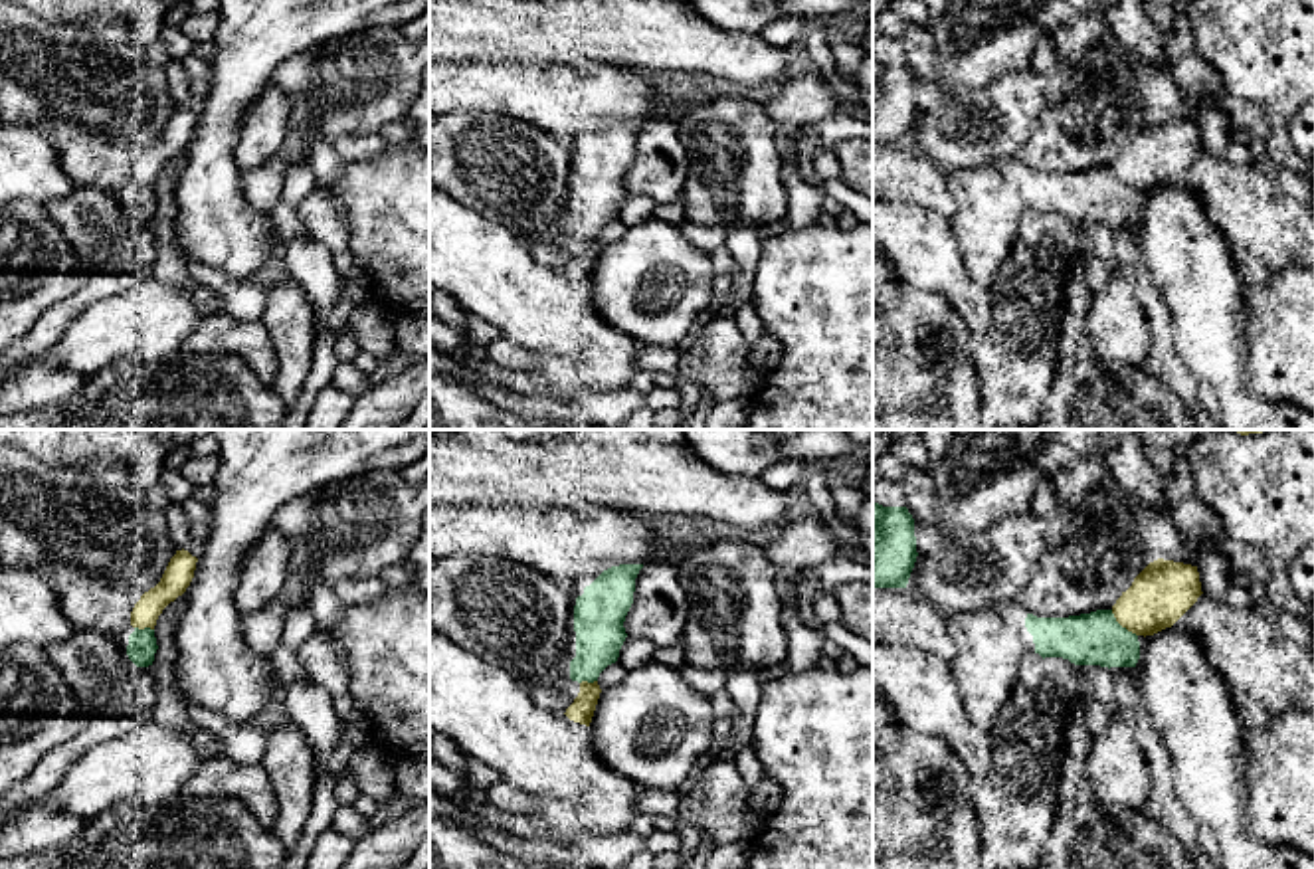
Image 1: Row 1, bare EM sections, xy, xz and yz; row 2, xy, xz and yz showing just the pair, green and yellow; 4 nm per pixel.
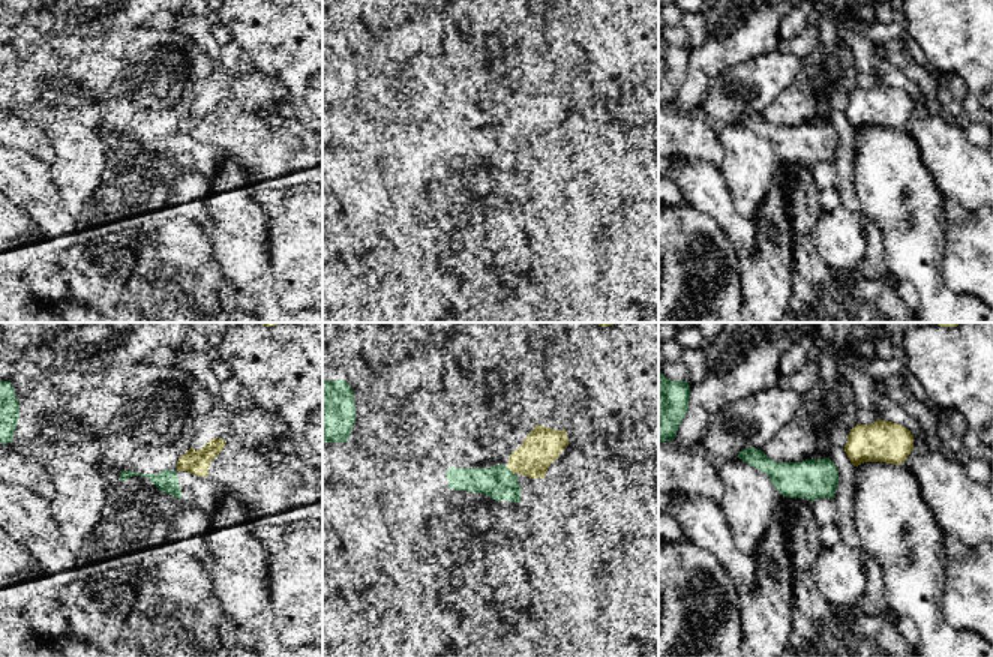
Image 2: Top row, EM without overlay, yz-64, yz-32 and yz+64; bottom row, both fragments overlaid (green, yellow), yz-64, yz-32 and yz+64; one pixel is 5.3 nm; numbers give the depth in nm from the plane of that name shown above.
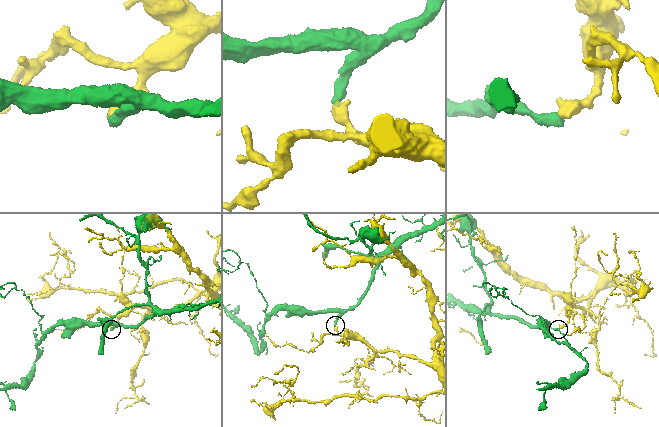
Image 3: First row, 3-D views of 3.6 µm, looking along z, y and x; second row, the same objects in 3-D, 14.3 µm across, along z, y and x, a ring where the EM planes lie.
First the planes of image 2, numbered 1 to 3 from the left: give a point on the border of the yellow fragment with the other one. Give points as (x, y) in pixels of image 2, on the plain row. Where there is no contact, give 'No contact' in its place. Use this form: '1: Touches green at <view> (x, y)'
1: No contact
2: Touches green at yz-32 (509, 134)
3: No contact

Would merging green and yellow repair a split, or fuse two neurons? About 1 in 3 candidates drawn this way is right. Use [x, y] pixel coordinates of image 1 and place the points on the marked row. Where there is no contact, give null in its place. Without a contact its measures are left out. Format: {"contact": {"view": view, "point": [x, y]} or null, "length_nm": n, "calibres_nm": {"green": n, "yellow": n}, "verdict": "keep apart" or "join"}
{"contact": {"view": "yz", "point": [1121, 626]}, "length_nm": 160, "calibres_nm": {"green": 220, "yellow": 240}, "verdict": "keep apart"}

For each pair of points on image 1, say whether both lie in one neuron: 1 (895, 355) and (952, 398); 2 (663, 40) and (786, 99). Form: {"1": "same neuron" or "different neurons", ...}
{"1": "same neuron", "2": "different neurons"}

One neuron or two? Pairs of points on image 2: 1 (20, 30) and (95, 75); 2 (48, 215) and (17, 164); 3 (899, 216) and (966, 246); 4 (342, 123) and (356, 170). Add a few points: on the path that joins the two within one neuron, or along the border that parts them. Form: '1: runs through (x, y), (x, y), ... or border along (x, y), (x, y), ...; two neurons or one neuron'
1: runs through (36, 50), (60, 74), (75, 75); one neuron
2: runs through (38, 203), (18, 176); one neuron
3: border along (950, 221), (945, 230), (945, 252), (941, 272); two neurons
4: border along (338, 146), (371, 155), (380, 162); two neurons

